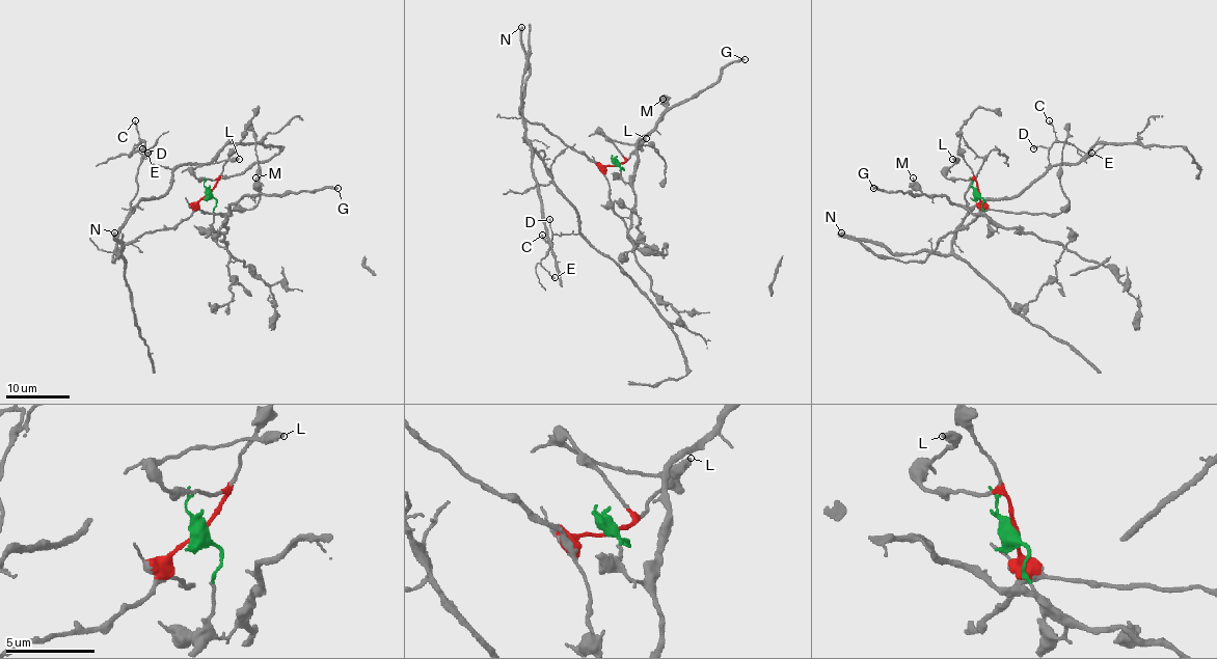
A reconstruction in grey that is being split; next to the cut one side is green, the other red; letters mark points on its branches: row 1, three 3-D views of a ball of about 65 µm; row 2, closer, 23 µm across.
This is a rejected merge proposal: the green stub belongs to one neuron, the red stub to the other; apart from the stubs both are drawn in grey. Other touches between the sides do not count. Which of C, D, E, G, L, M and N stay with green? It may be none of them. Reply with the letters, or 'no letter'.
G, M

